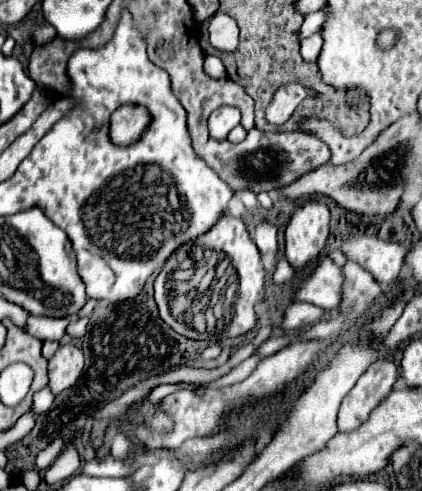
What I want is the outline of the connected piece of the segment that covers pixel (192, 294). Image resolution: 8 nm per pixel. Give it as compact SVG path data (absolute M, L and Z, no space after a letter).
M225 211L207 233L199 235L197 239L181 245L177 251L171 253L161 273L155 277L155 303L159 307L161 319L167 325L171 325L173 331L177 331L179 335L205 341L237 337L255 327L257 317L253 305L263 295L263 277L265 271L259 259L259 249L251 241L243 219L233 217L231 213Z

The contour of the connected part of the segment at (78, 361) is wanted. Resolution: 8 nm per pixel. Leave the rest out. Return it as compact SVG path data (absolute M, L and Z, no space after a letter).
M61 345L49 361L49 389L53 395L75 385L83 369L83 351L73 345Z

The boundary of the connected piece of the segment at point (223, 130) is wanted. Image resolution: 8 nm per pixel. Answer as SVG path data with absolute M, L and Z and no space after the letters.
M219 107L209 117L209 133L215 139L225 139L227 133L237 127L241 121L241 113L235 107Z

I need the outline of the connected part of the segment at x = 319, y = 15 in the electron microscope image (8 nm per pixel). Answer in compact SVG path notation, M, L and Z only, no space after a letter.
M325 9L307 15L307 19L303 21L303 25L301 25L301 29L299 29L299 41L303 41L303 39L311 37L313 33L317 33L317 31L321 29L321 25L325 23L325 17L327 17Z

